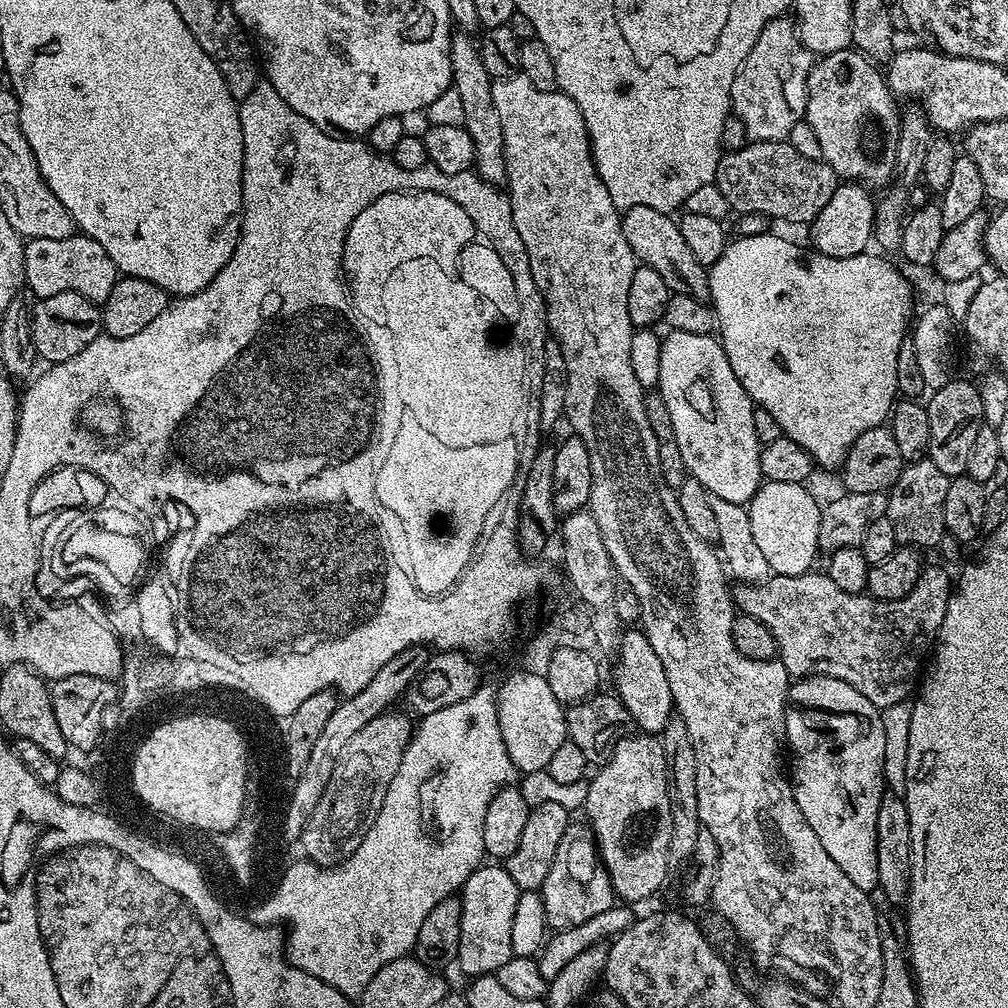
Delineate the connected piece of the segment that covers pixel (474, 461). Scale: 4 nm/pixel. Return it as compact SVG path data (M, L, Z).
M404 400L404 428L400 428L400 436L396 436L396 448L392 448L392 456L388 456L388 464L384 464L384 472L380 472L380 496L400 512L398 528L404 531L404 548L408 551L406 567L414 586L425 596L438 596L448 591L465 568L468 567L480 542L480 531L486 522L486 514L490 506L506 494L510 485L517 483L518 450L511 442L494 441L488 448L472 448L471 452L448 452L448 448L440 448L428 432L420 432L416 424L416 412L408 408L408 400Z

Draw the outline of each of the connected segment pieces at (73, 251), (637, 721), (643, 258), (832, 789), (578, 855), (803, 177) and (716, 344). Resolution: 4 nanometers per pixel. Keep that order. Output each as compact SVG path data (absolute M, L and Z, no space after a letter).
M73 234L70 238L34 238L24 246L24 284L33 297L73 292L82 294L96 305L103 305L114 290L118 273L110 254L89 236Z
M628 630L621 635L615 656L616 688L614 688L614 695L622 702L622 706L626 706L626 710L630 710L633 725L641 733L659 734L663 732L666 722L674 714L674 705L670 694L670 678L666 678L666 670L662 667L658 654L654 654L654 646L650 646L642 630Z
M630 206L623 209L620 217L622 234L630 242L637 261L645 268L658 270L662 282L666 282L669 293L690 294L699 300L708 300L708 268L686 247L680 233L680 225L667 212L650 210L650 206Z
M805 676L797 679L788 689L788 707L784 713L784 738L787 747L792 747L792 760L790 756L790 779L792 782L792 797L798 802L798 810L802 810L802 818L810 822L810 830L818 834L818 842L826 849L826 854L834 858L836 865L842 869L842 874L858 886L858 890L869 894L875 893L878 888L878 863L875 853L875 826L877 825L878 808L880 799L886 793L886 781L884 779L884 755L886 754L886 734L884 733L884 718L881 709L870 702L870 698L858 694L850 682L842 682L838 678L830 676Z
M569 823L566 834L562 834L562 842L558 842L550 874L546 874L546 882L538 891L546 908L546 922L552 930L578 926L578 922L586 922L594 918L594 914L602 914L602 910L610 910L617 903L612 879L600 861L596 837L587 823Z
M754 140L742 150L724 152L721 155L715 184L718 190L722 190L722 195L733 213L759 212L773 221L789 220L792 224L808 226L818 210L822 210L822 206L830 202L830 194L834 194L837 183L836 171L829 164L824 163L823 159L806 158L806 154L794 150L794 146L790 146L787 140Z
M669 331L664 336L659 352L659 382L657 391L662 394L670 422L674 427L674 438L678 443L678 458L683 462L693 479L706 486L709 493L745 505L760 488L761 474L760 444L754 427L755 404L742 384L735 377L723 346L713 335L691 334L685 331Z

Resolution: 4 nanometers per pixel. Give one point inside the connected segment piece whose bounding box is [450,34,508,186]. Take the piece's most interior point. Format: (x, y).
(469, 77)

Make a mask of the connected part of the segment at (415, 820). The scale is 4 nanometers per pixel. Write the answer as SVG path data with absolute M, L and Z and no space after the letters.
M481 686L476 689L476 692L470 698L462 698L462 702L454 702L454 706L446 706L434 714L423 717L419 721L420 724L417 723L415 725L412 740L402 754L402 762L398 762L398 774L394 774L394 782L390 782L390 790L386 790L386 794L397 794L405 805L412 800L417 800L421 806L432 804L432 812L405 810L402 814L390 816L390 818L396 820L396 824L386 824L386 826L394 828L396 832L386 832L382 826L380 826L380 832L368 832L368 836L362 838L360 850L353 854L352 859L336 865L335 868L322 868L304 858L299 858L300 860L293 859L287 865L283 887L272 890L270 892L272 900L258 905L250 913L251 919L261 926L280 926L283 925L282 922L285 920L289 928L289 932L286 932L288 963L293 964L298 970L302 970L306 974L310 974L314 978L334 986L334 990L338 990L344 996L349 998L359 997L364 987L370 982L370 978L374 978L374 974L378 974L378 970L382 970L382 966L409 955L416 947L416 935L418 934L418 929L422 926L422 921L426 918L426 914L430 914L430 910L434 910L434 906L438 906L438 902L442 902L442 898L453 895L457 890L463 888L468 875L475 868L479 868L485 859L486 853L482 842L482 822L486 822L486 806L490 804L490 798L494 796L498 789L515 785L518 780L514 762L510 762L510 754L506 754L506 742L502 742L502 730L498 730L495 691L489 690L487 692L486 688Z

